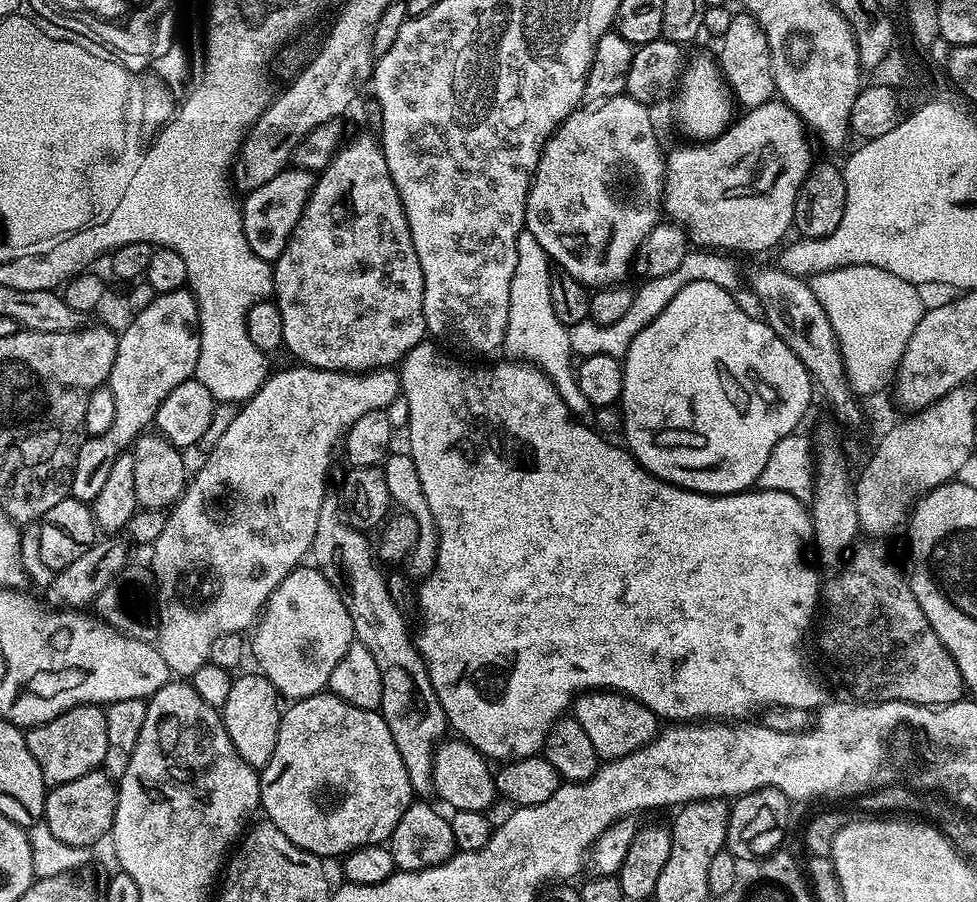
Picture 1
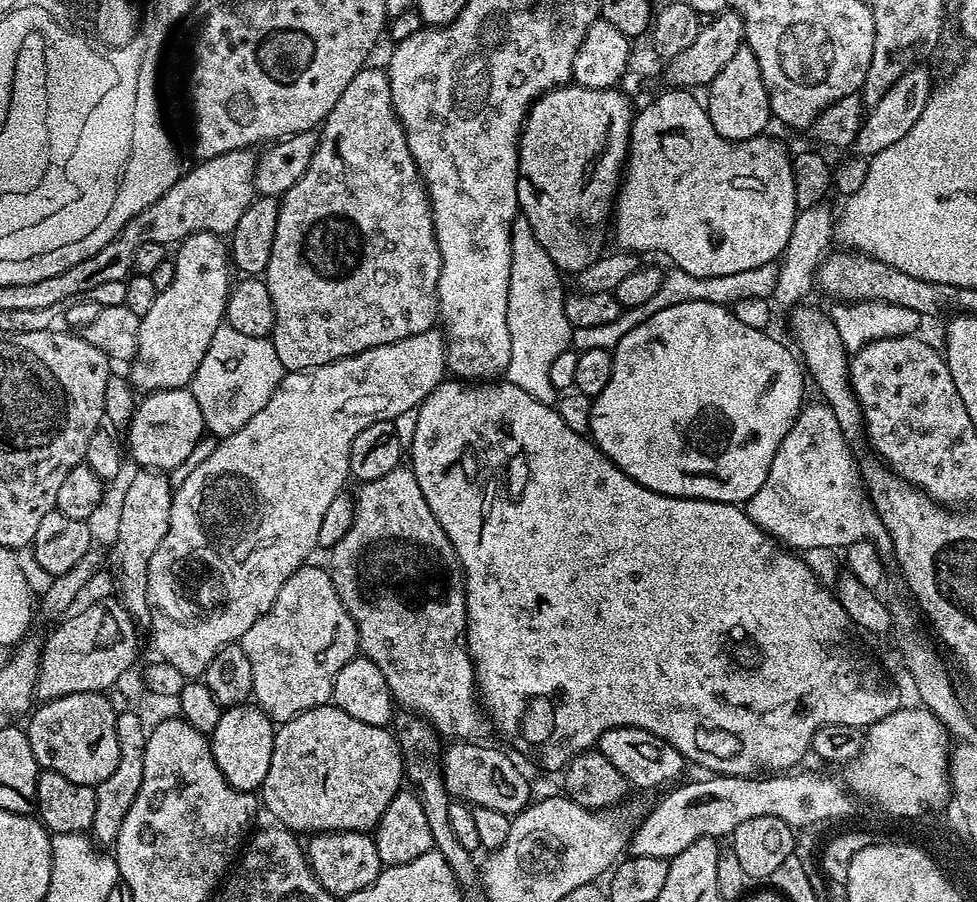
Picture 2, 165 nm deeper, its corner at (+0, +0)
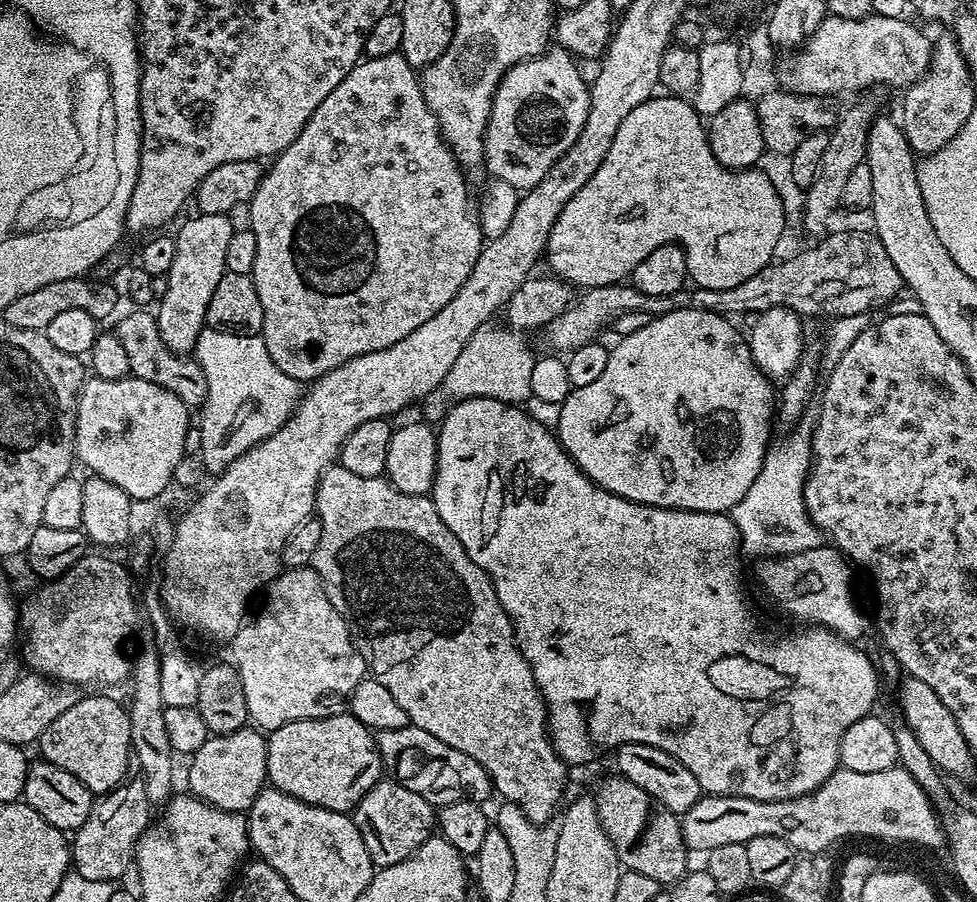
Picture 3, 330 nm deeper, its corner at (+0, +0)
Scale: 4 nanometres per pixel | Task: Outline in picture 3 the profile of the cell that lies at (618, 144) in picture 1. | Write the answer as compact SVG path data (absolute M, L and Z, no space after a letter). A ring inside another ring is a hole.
M559 46L549 47L541 56L529 60L521 60L505 72L492 96L492 109L488 125L484 131L484 168L492 171L497 180L508 182L519 190L534 187L542 178L546 178L548 167L582 134L582 126L586 126L588 113L589 81L584 81L582 73L576 69L577 61L571 52Z

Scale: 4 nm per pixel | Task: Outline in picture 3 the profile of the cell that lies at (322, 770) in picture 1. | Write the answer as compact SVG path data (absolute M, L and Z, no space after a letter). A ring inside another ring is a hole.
M347 711L326 718L286 722L286 726L267 733L266 739L268 741L267 783L302 802L322 806L326 810L351 813L356 803L385 775L384 763L380 761L380 752L376 748L376 736L372 729L358 722L358 718L354 718Z

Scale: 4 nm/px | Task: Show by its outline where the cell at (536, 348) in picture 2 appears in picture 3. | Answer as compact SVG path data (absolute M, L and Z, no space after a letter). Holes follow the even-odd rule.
M481 330L475 332L466 342L462 354L450 366L450 374L446 374L442 385L442 391L437 390L424 397L423 419L428 422L436 422L443 417L446 411L443 392L456 400L468 400L472 396L482 398L494 398L507 404L523 405L532 400L530 390L530 370L534 370L534 362L537 357L532 353L528 345L529 338L523 331L505 330L506 332L487 332Z

